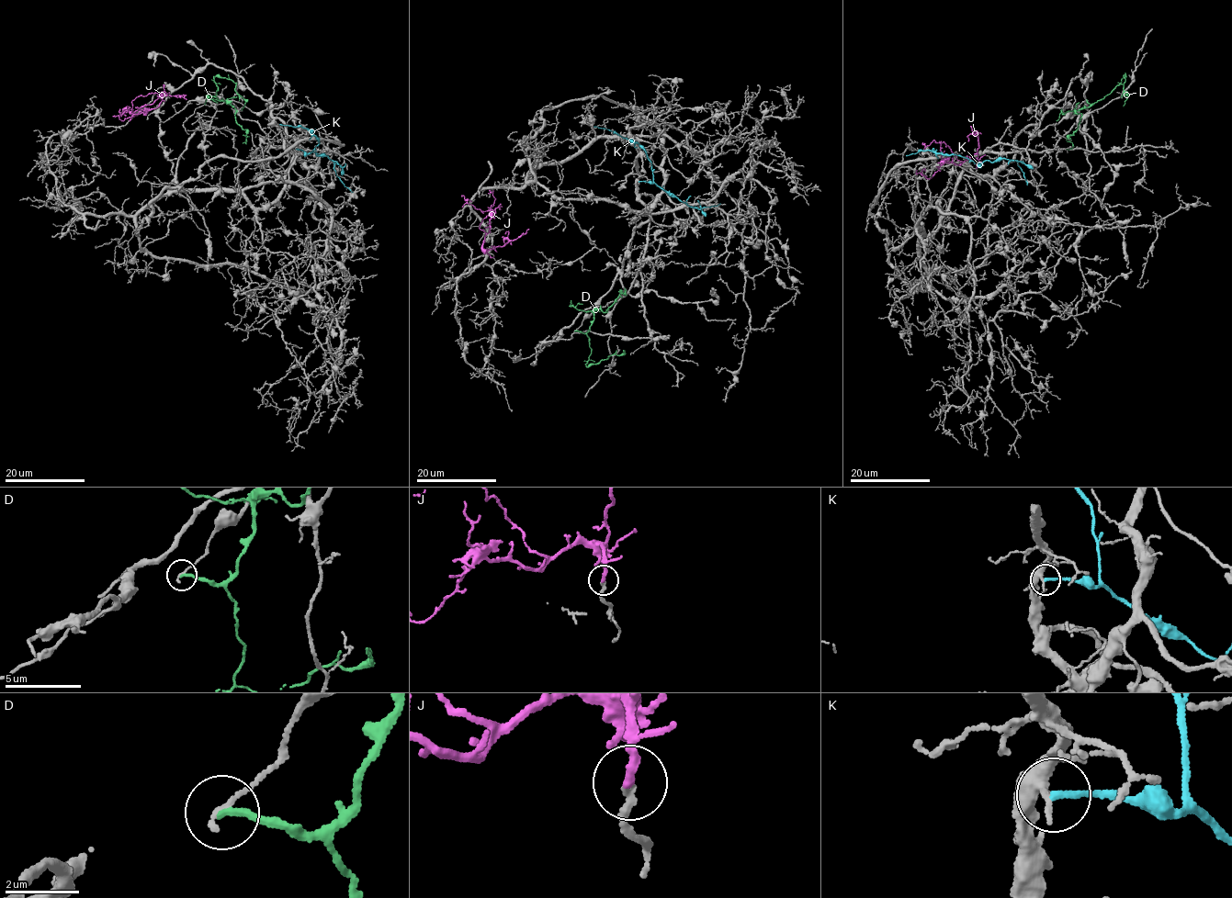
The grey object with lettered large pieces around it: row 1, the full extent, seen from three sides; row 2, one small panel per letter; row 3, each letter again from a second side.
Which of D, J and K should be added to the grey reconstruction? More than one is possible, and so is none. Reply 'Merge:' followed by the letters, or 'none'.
Merge: J

